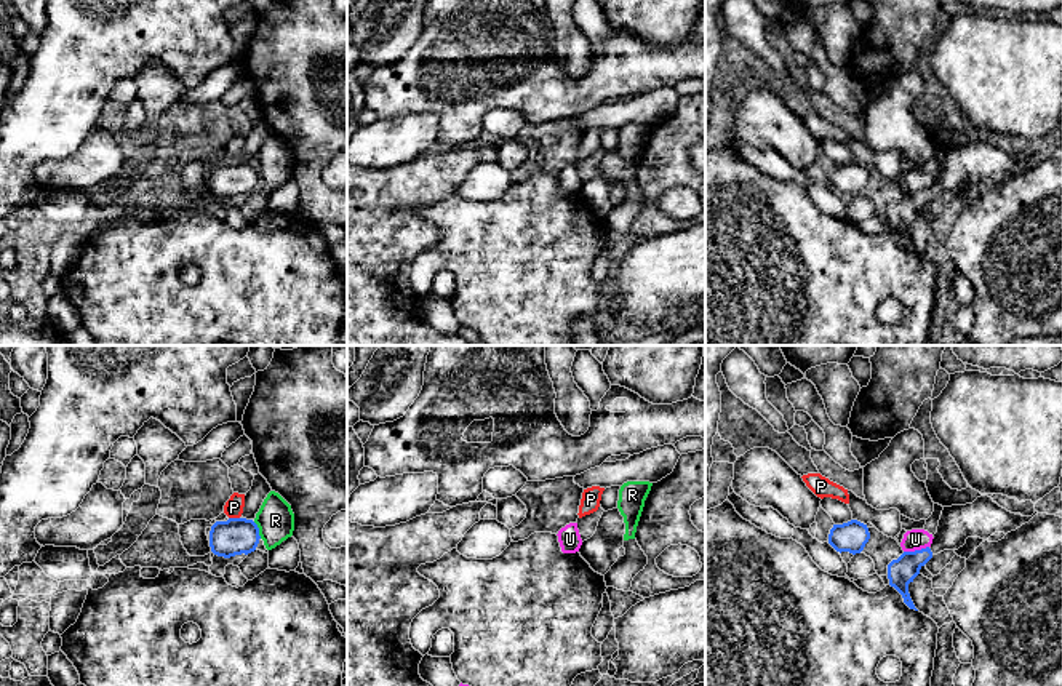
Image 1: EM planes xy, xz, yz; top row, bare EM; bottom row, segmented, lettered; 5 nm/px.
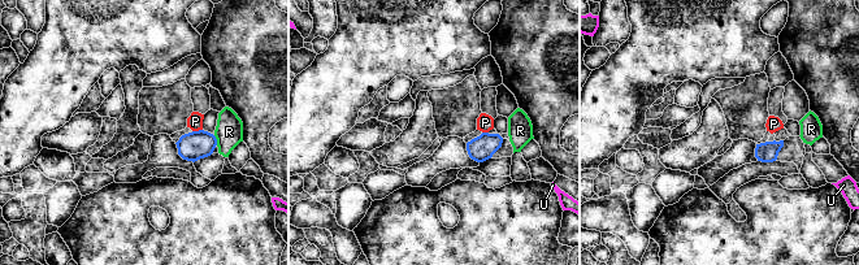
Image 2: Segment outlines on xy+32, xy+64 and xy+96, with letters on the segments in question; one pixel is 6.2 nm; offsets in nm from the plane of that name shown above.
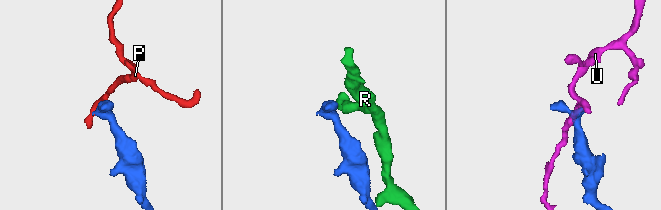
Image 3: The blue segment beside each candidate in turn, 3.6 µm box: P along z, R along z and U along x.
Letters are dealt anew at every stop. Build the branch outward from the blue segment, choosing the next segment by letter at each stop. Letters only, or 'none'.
none

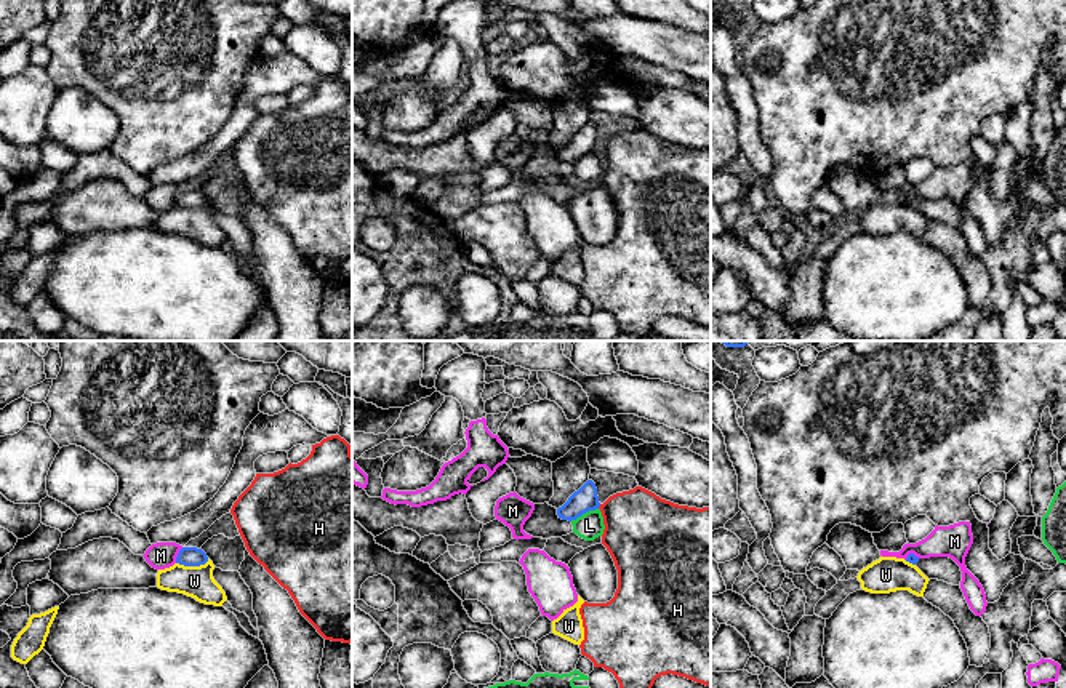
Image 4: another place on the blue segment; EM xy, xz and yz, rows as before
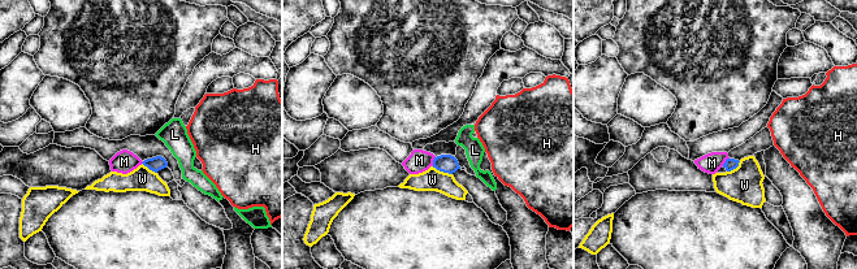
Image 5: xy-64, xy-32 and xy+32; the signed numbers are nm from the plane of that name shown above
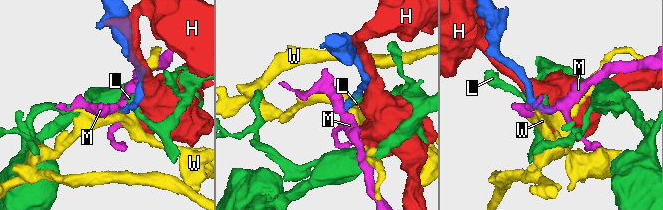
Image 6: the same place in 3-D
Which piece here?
none

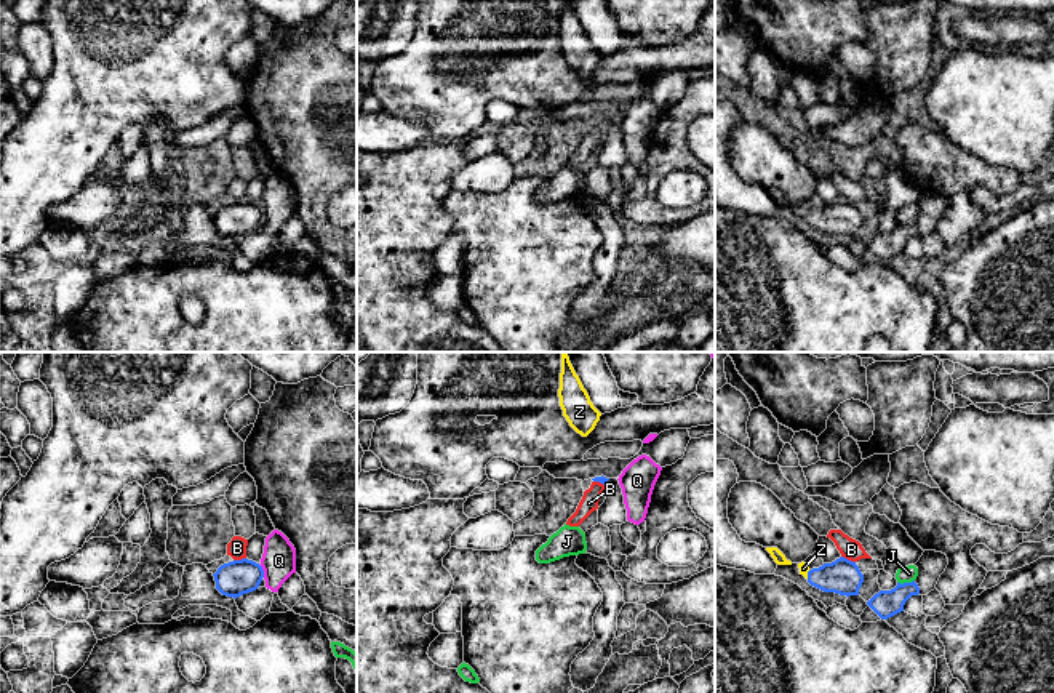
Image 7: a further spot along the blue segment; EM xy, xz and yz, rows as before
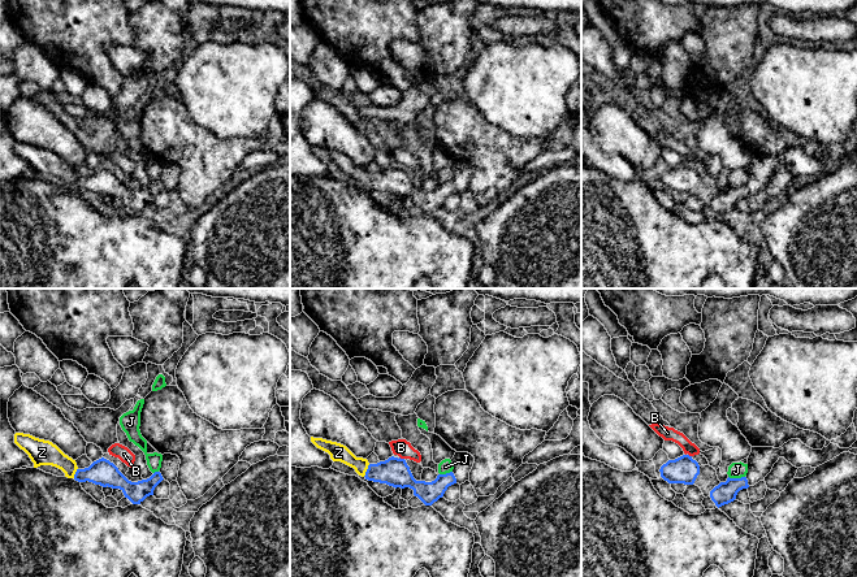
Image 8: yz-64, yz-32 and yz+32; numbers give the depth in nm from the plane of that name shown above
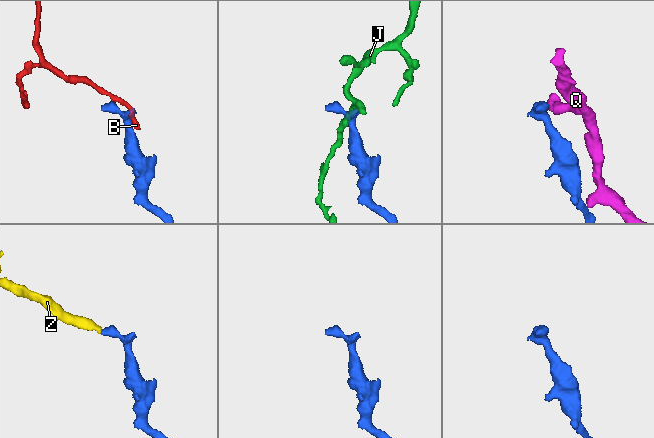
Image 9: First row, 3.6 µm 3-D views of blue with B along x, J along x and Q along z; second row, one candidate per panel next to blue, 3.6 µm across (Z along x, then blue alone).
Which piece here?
Z

